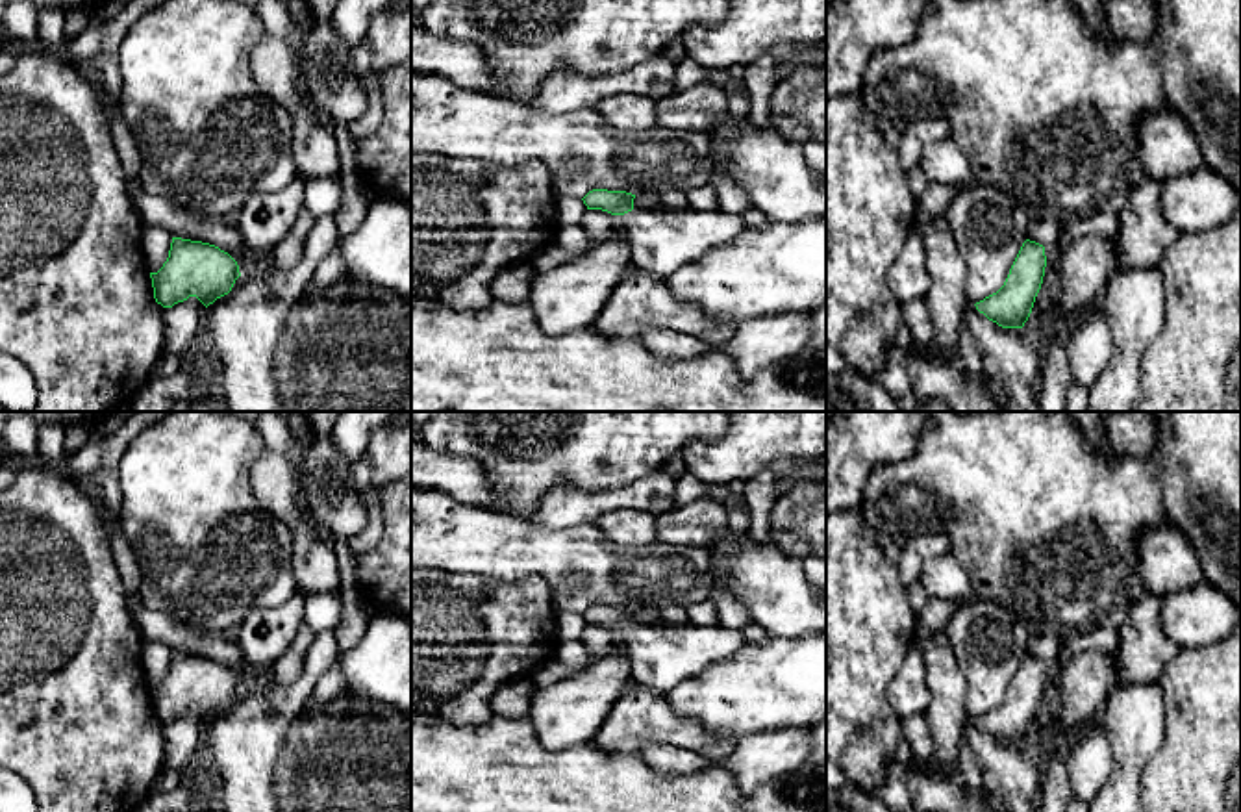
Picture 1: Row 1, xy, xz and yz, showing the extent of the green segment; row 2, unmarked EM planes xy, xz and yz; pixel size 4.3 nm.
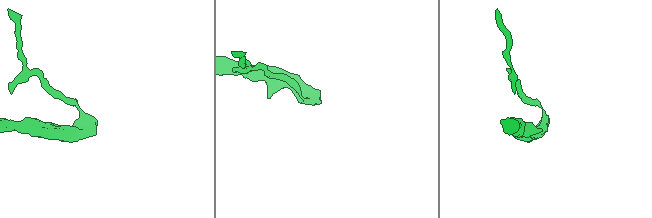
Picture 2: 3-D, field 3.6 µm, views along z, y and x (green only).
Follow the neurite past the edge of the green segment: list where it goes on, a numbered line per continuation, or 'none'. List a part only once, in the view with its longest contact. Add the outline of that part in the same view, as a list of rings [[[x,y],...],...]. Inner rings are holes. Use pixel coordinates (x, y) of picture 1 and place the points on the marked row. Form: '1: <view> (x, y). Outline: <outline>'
1: xz (662, 241). Outline: [[[632,209],[615,215],[632,247],[632,265],[663,280],[693,263],[715,247],[735,241],[746,224],[741,215],[724,209]]]

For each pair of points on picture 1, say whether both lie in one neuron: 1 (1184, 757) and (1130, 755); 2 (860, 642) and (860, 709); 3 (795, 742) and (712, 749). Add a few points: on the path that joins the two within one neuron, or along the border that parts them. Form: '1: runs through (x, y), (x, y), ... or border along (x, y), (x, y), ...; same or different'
1: border along (1164, 712), (1164, 740), (1145, 766), (1138, 792); different
2: runs through (860, 659), (860, 692); same
3: border along (738, 740), (725, 761); different

